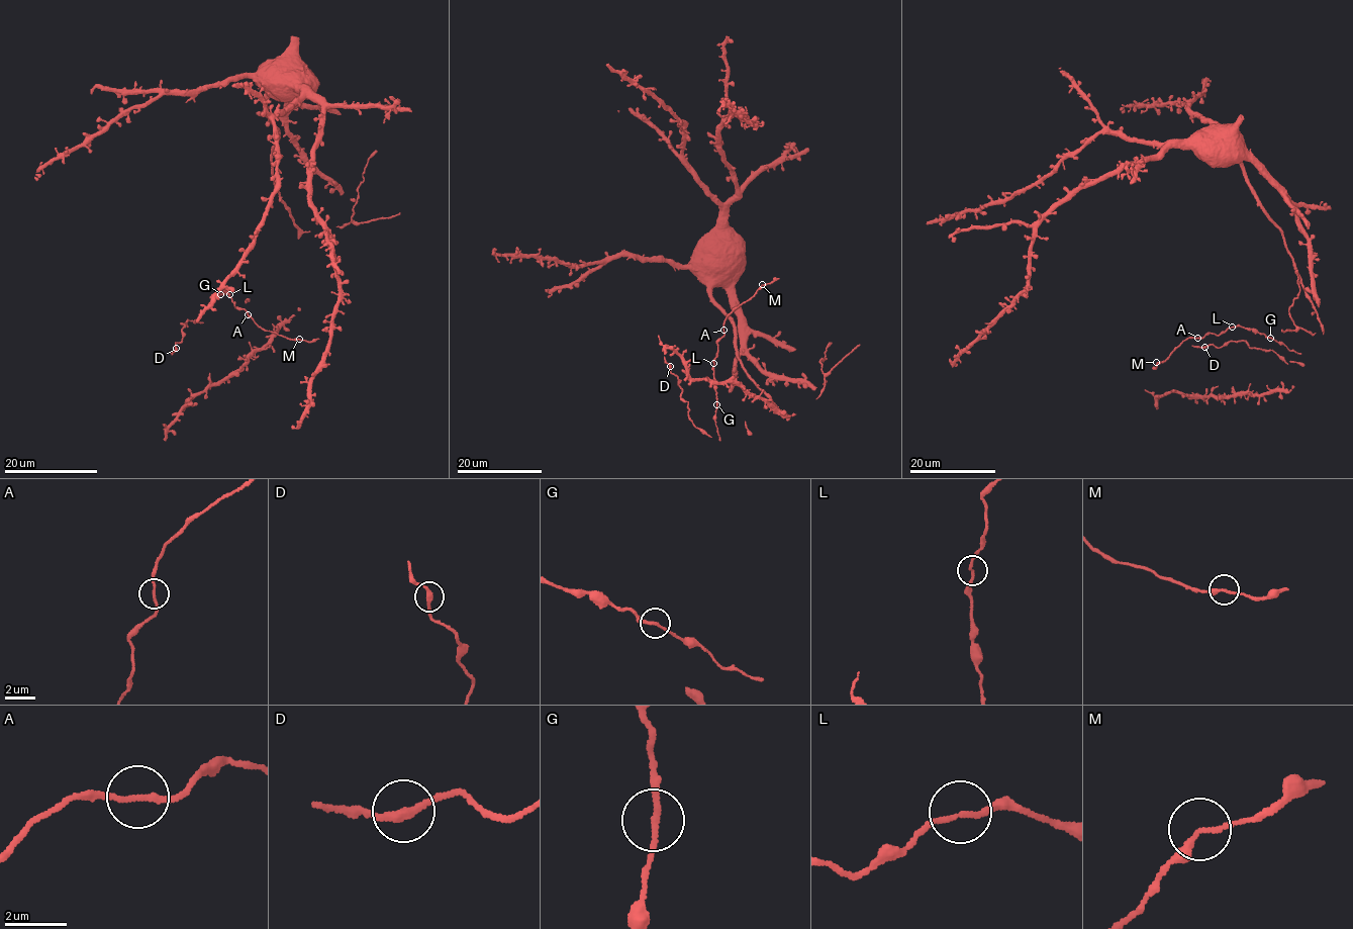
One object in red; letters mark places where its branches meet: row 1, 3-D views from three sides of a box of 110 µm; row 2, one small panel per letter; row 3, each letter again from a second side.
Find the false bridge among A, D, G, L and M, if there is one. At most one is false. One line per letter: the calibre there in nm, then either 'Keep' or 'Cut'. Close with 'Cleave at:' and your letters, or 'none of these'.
A: Thickness 160 nm. Keep
D: Thickness 280 nm. Keep
G: Thickness 170 nm. Keep
L: Thickness 170 nm. Keep
M: Thickness 180 nm. Keep
Cleave at: none of these

